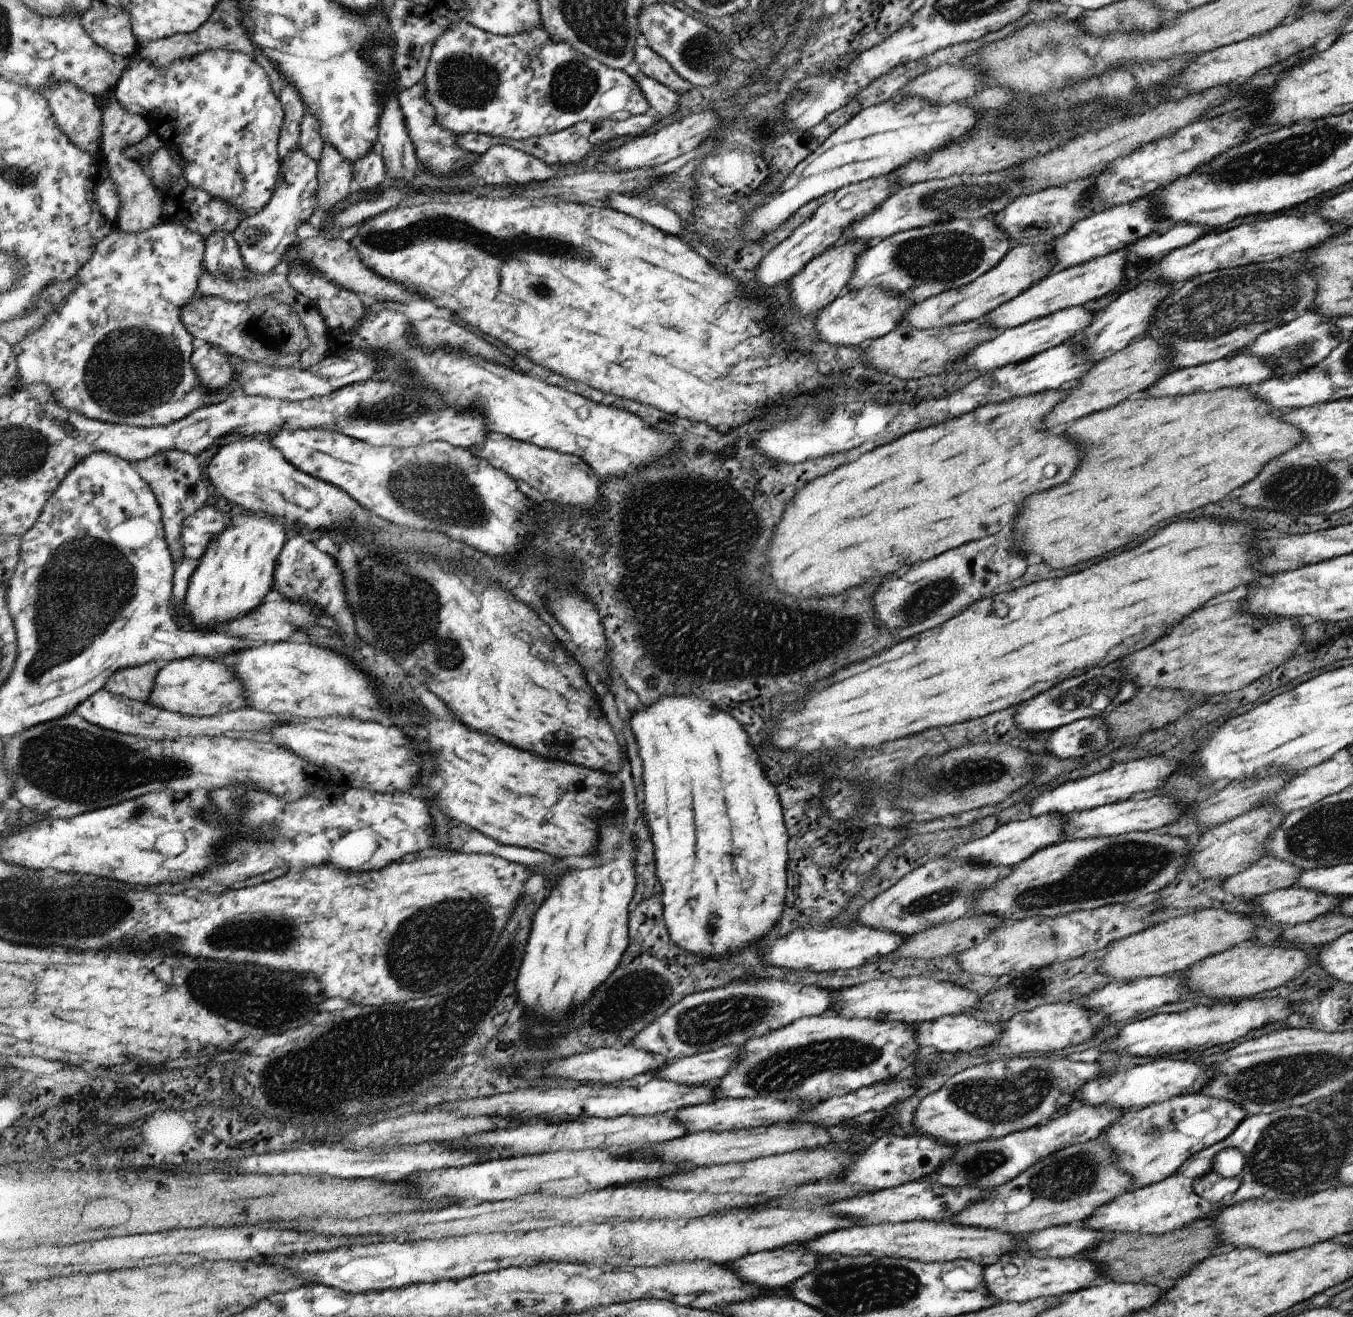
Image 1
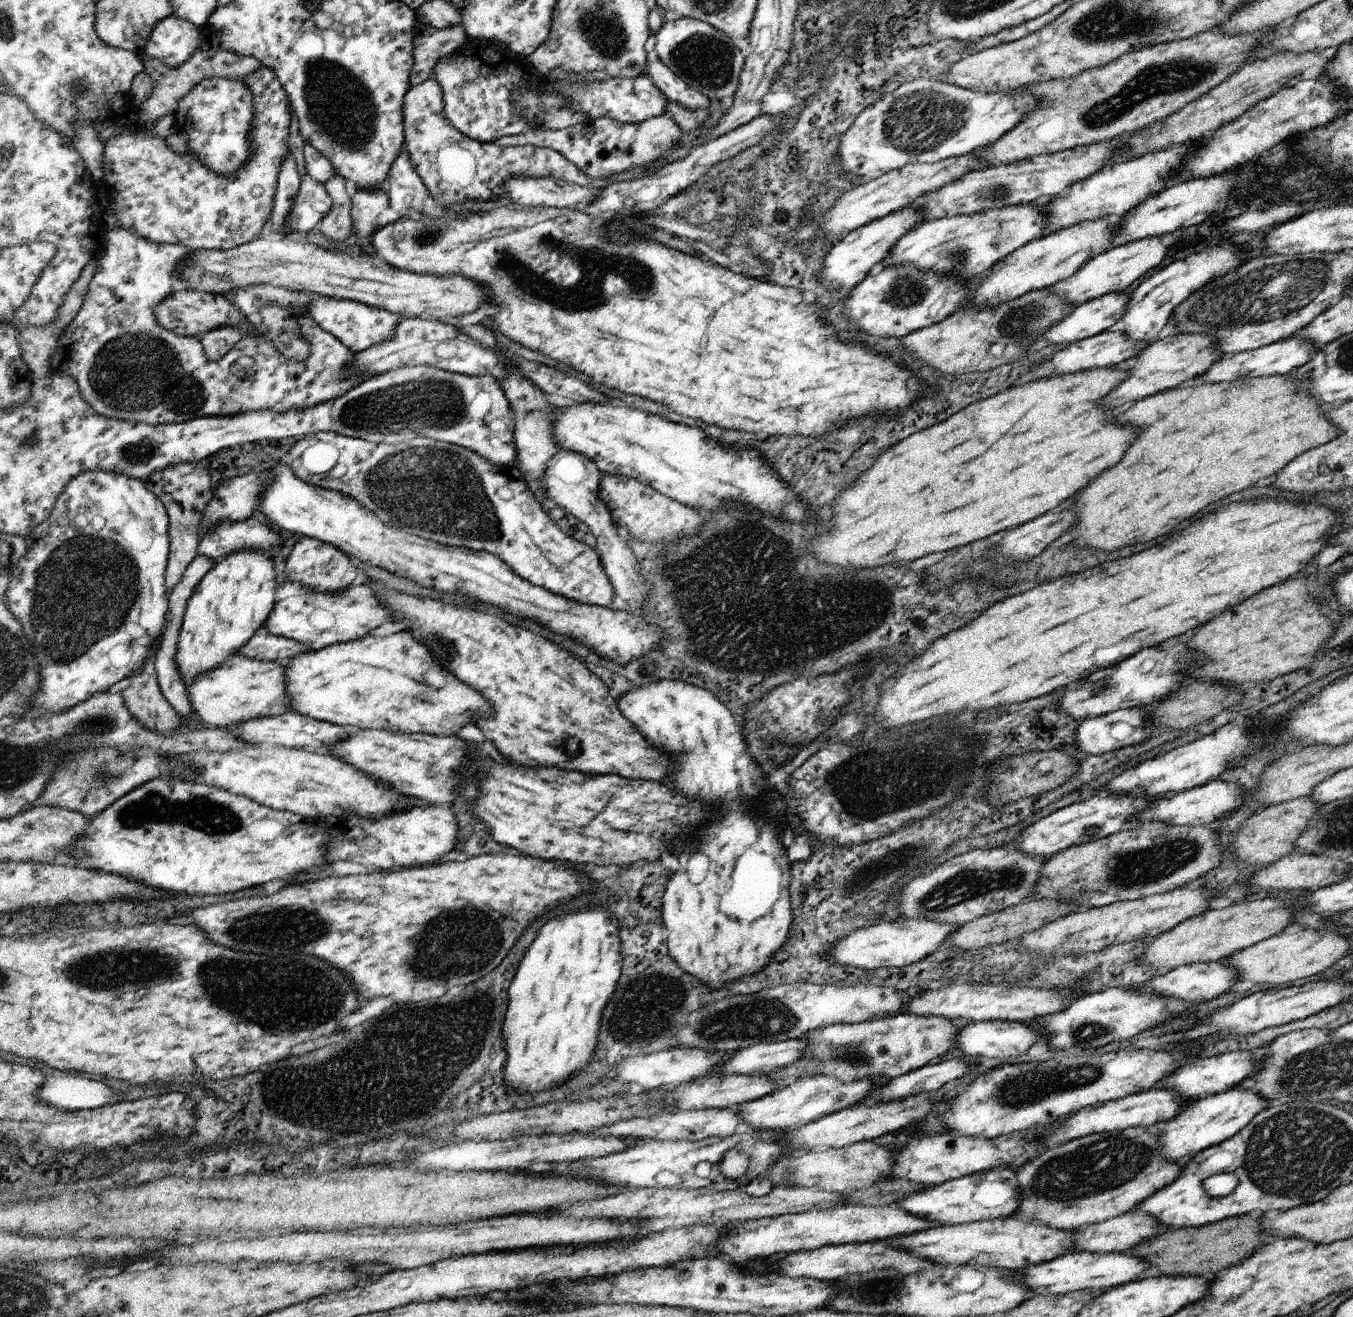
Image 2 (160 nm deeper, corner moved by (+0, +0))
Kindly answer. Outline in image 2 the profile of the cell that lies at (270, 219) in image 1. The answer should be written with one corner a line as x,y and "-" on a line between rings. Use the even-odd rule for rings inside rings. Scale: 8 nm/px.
304,174
300,178
299,190
285,216
285,222
281,226
302,236
330,212
332,203
323,185
309,174

